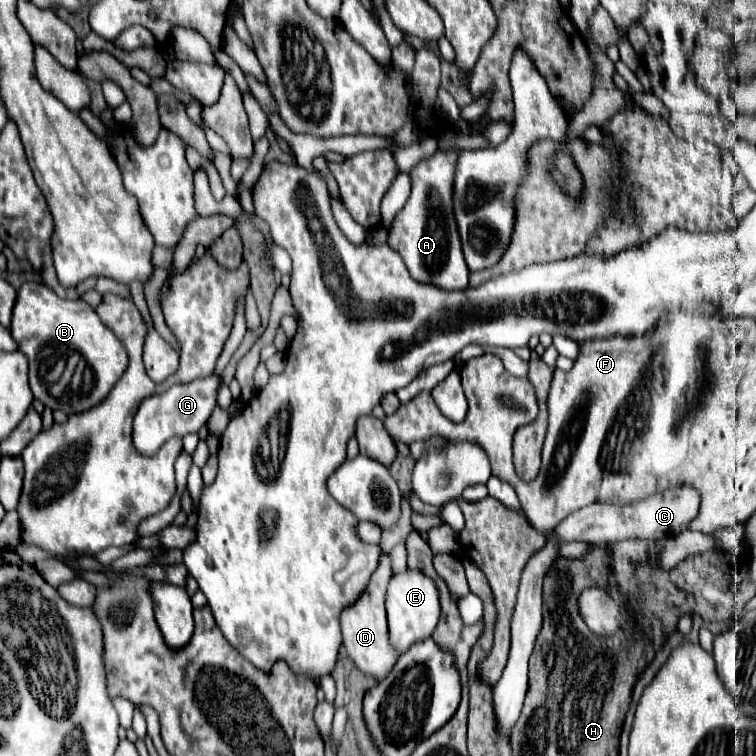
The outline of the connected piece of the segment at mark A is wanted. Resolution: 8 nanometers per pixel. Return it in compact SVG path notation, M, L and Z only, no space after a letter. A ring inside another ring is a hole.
M437 151L413 167L411 197L393 221L389 233L389 245L401 253L411 277L419 283L435 285L445 291L463 291L467 287L469 269L463 259L459 233L453 221L453 173L457 163L457 151Z

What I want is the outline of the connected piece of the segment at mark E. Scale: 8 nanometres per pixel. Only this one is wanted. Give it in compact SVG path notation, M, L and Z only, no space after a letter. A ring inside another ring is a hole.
M403 571L397 573L387 589L387 619L389 619L389 639L399 653L405 653L413 643L425 641L431 637L441 615L439 589L431 577L425 577L421 571Z

